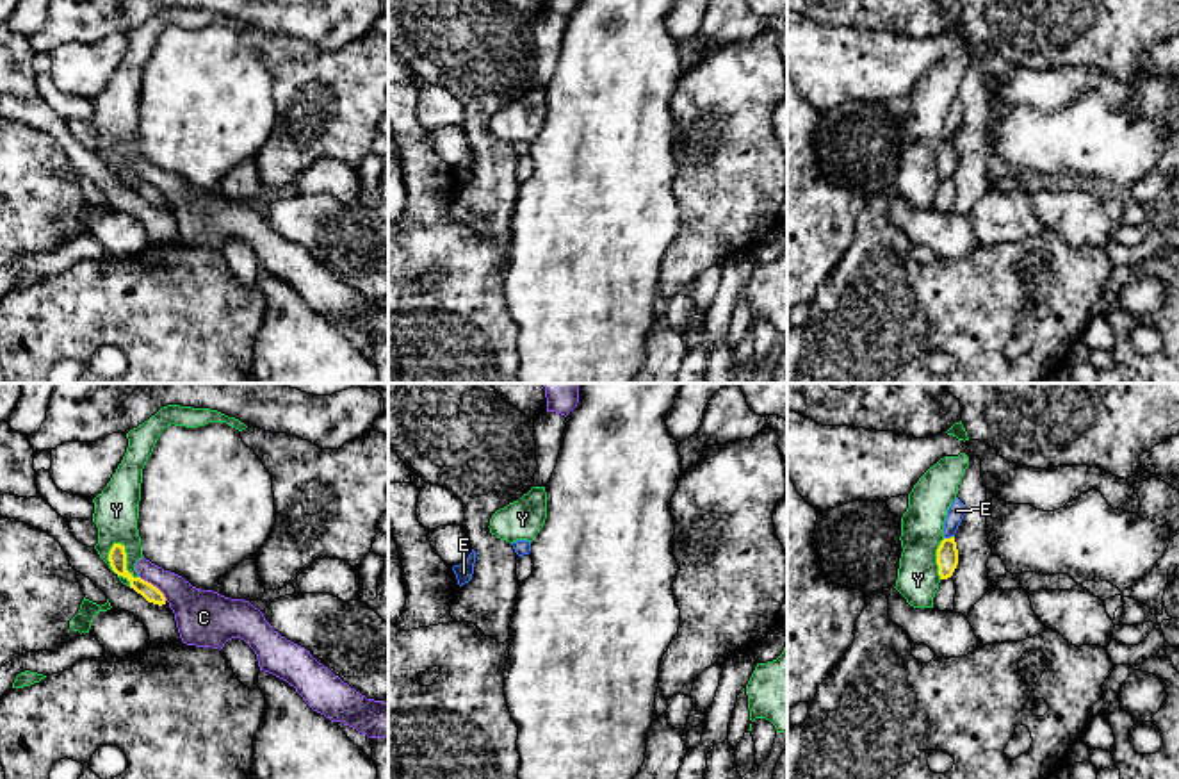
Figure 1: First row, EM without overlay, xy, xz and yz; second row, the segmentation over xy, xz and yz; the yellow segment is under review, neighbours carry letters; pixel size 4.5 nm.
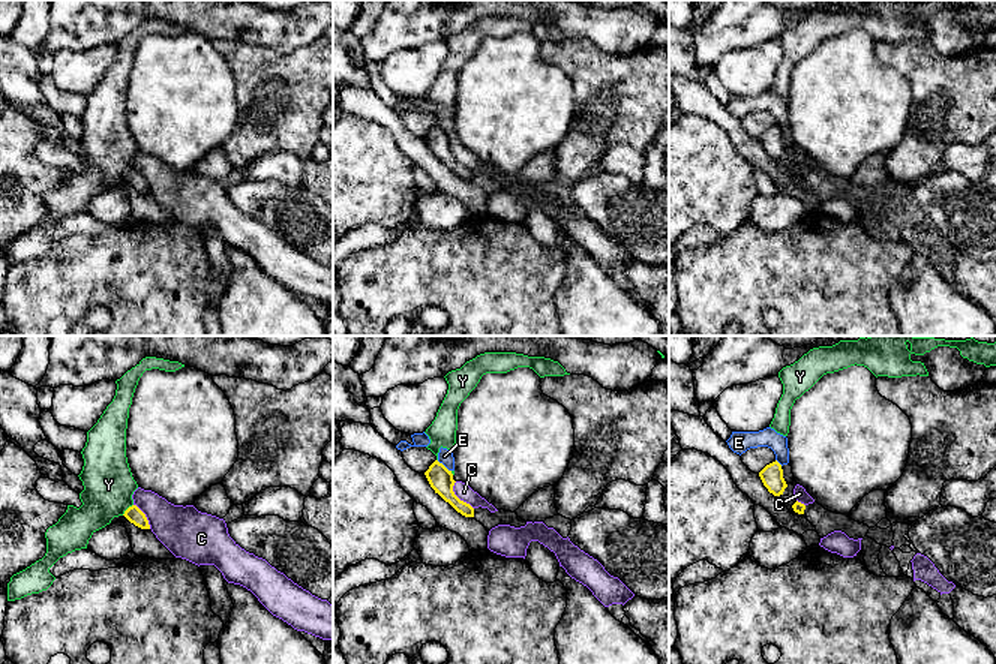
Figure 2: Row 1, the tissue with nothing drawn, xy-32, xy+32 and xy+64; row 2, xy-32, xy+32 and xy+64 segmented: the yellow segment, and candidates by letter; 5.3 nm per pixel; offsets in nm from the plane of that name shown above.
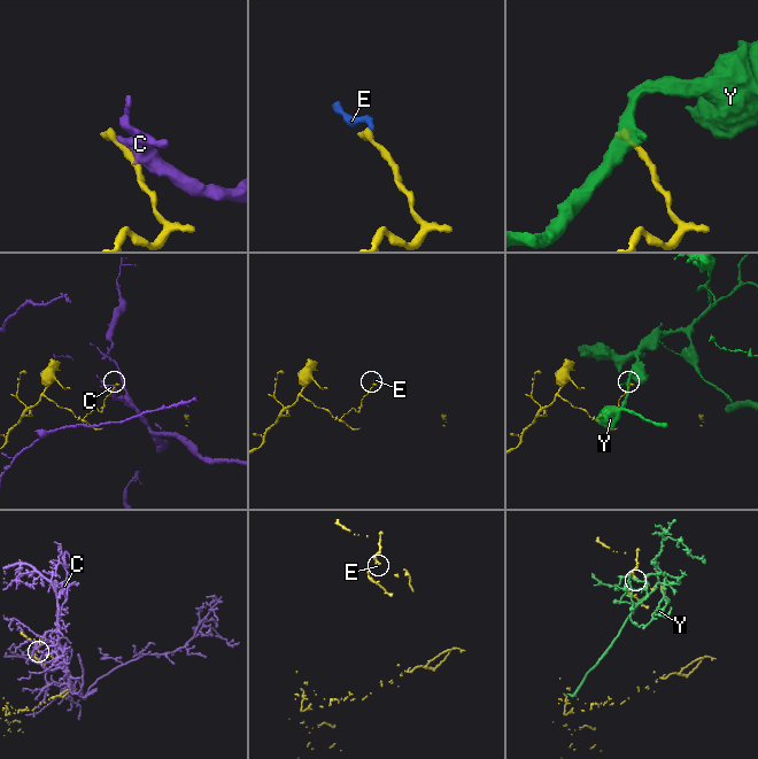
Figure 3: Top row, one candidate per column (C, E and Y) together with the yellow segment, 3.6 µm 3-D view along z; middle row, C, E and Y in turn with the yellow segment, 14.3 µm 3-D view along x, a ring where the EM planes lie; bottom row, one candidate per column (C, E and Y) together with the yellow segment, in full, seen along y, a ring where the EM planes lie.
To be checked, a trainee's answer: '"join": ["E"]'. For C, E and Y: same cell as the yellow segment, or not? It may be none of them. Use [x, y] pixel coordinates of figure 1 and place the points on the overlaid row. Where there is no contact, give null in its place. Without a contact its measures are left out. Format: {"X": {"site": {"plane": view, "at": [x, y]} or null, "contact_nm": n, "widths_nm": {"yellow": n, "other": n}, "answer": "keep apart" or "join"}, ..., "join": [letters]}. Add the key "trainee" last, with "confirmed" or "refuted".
{"C": {"site": {"plane": "xy", "at": [152, 585]}, "contact_nm": 170, "widths_nm": {"yellow": 80, "other": 220}, "answer": "keep apart"}, "E": {"site": {"plane": "yz", "at": [948, 539]}, "contact_nm": 50, "widths_nm": {"yellow": 100, "other": 80}, "answer": "keep apart"}, "Y": {"site": {"plane": "xy", "at": [111, 565]}, "contact_nm": 220, "widths_nm": {"yellow": 80, "other": 200}, "answer": "keep apart"}, "join": [], "trainee": "refuted"}

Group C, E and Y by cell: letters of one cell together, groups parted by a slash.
C E / Y

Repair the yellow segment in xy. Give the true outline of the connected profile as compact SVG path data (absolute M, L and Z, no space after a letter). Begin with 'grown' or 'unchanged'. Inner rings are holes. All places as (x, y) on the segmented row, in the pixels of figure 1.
unchanged; M114 544L110 553L109 553L109 562L112 570L118 576L123 576L130 581L130 588L134 588L137 594L141 594L148 603L153 604L166 604L166 597L164 594L153 586L151 583L141 579L141 578L134 578L128 570L126 570L126 553L125 553L125 545L121 544Z

